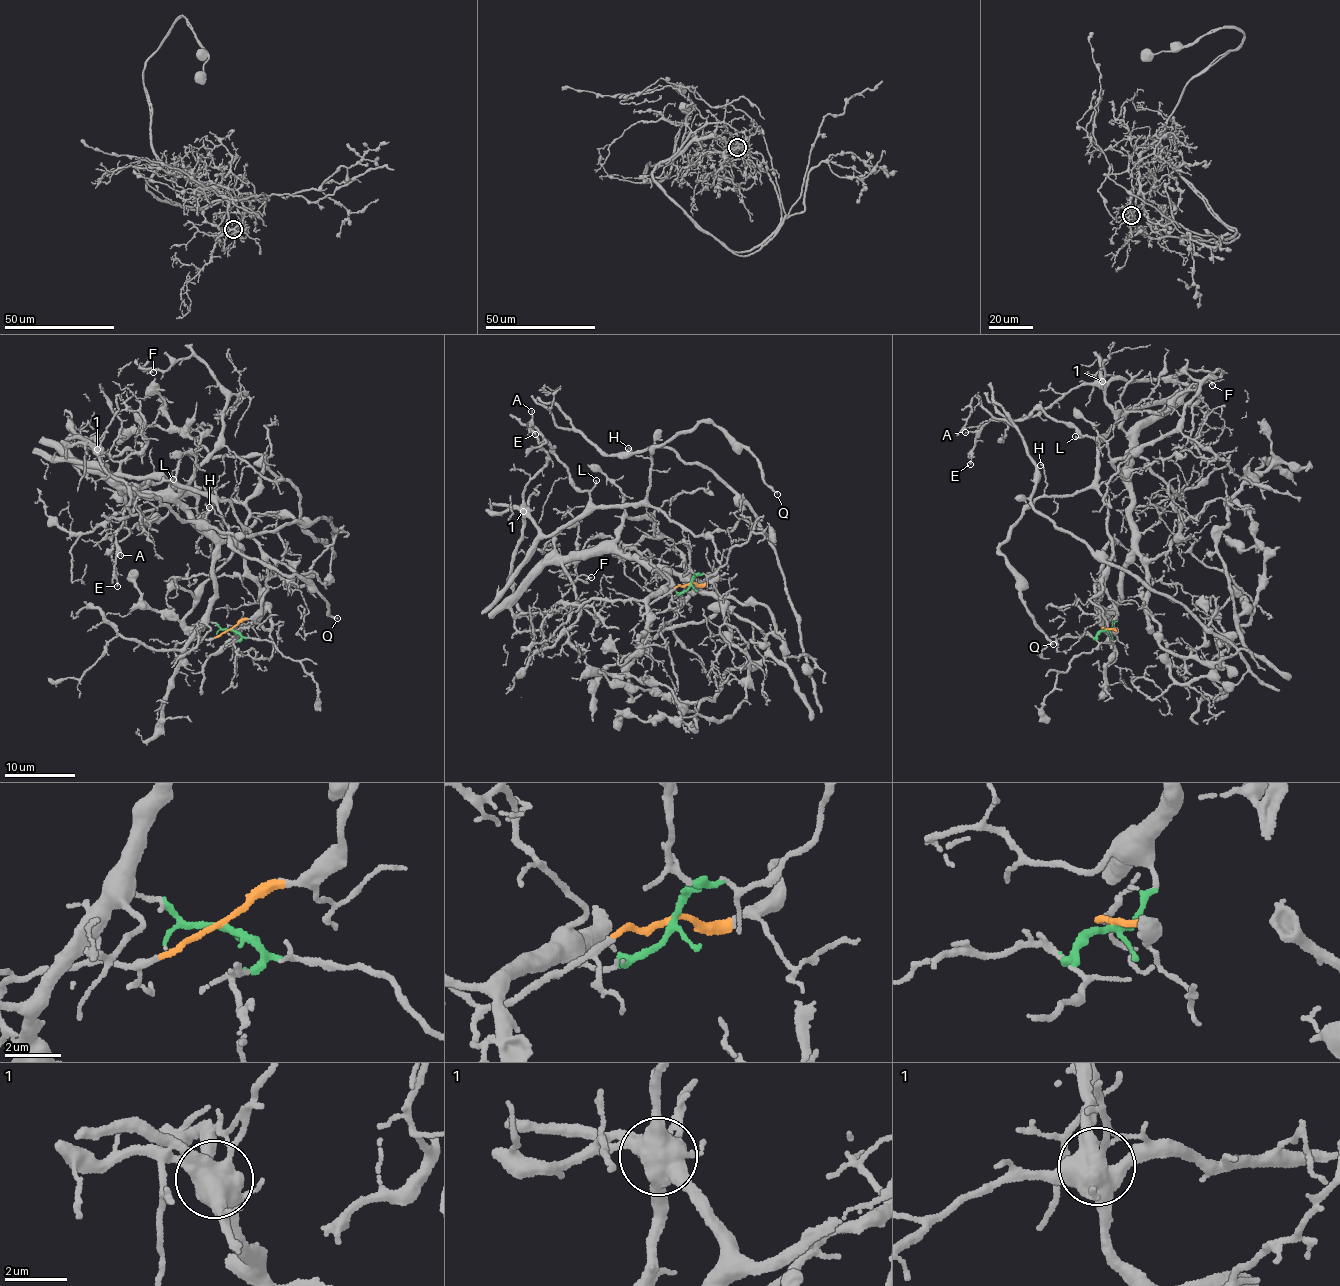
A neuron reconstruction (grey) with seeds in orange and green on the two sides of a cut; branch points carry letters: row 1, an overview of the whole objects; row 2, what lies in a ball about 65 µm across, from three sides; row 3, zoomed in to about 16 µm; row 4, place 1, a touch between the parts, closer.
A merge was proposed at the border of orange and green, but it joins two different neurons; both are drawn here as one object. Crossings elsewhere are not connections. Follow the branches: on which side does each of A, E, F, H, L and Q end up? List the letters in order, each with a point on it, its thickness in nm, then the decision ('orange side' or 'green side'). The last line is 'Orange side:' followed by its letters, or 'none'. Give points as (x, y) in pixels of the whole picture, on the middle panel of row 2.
A: at (531, 411); 110 nm thick; green side
E: at (535, 434); 180 nm thick; green side
F: at (591, 577); 190 nm thick; green side
H: at (628, 448); 140 nm thick; orange side
L: at (596, 480); 180 nm thick; orange side
Q: at (777, 494); 180 nm thick; orange side
Orange side: H, L, Q

